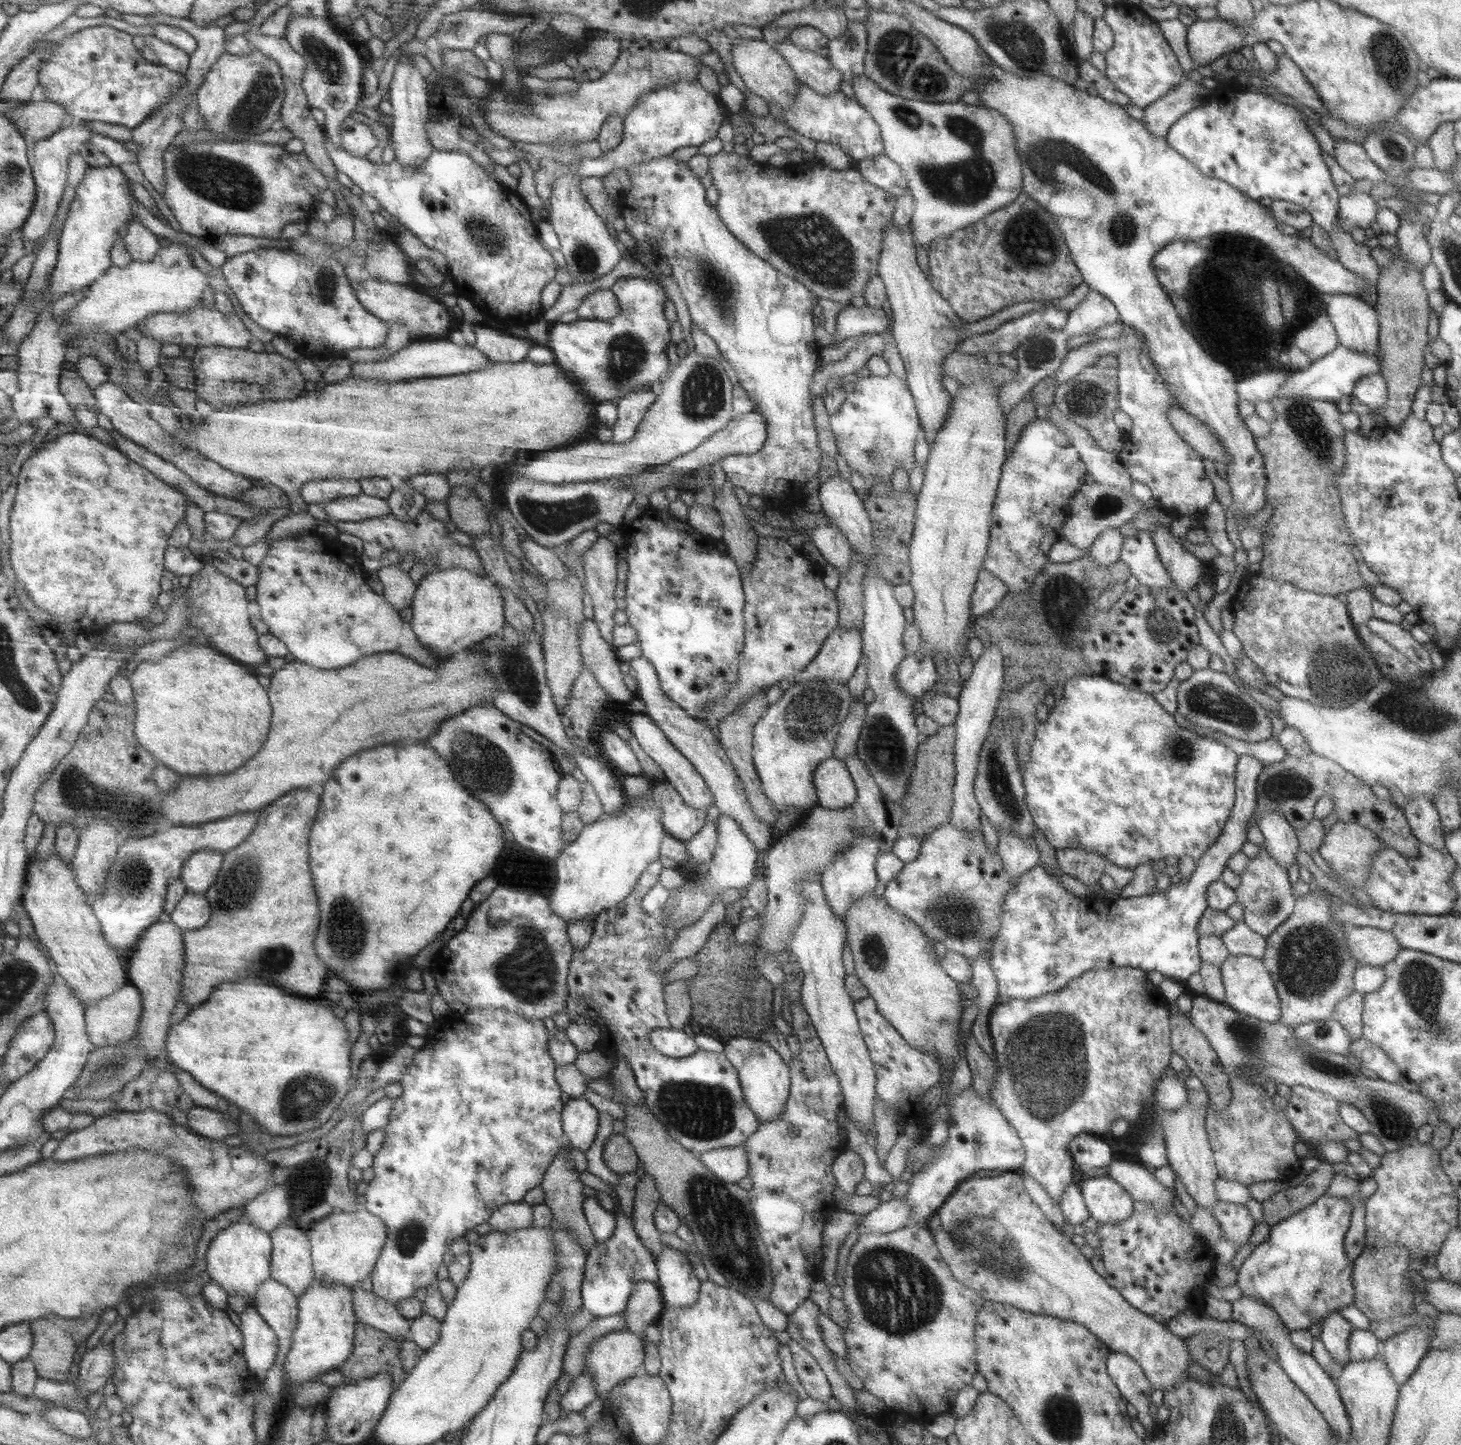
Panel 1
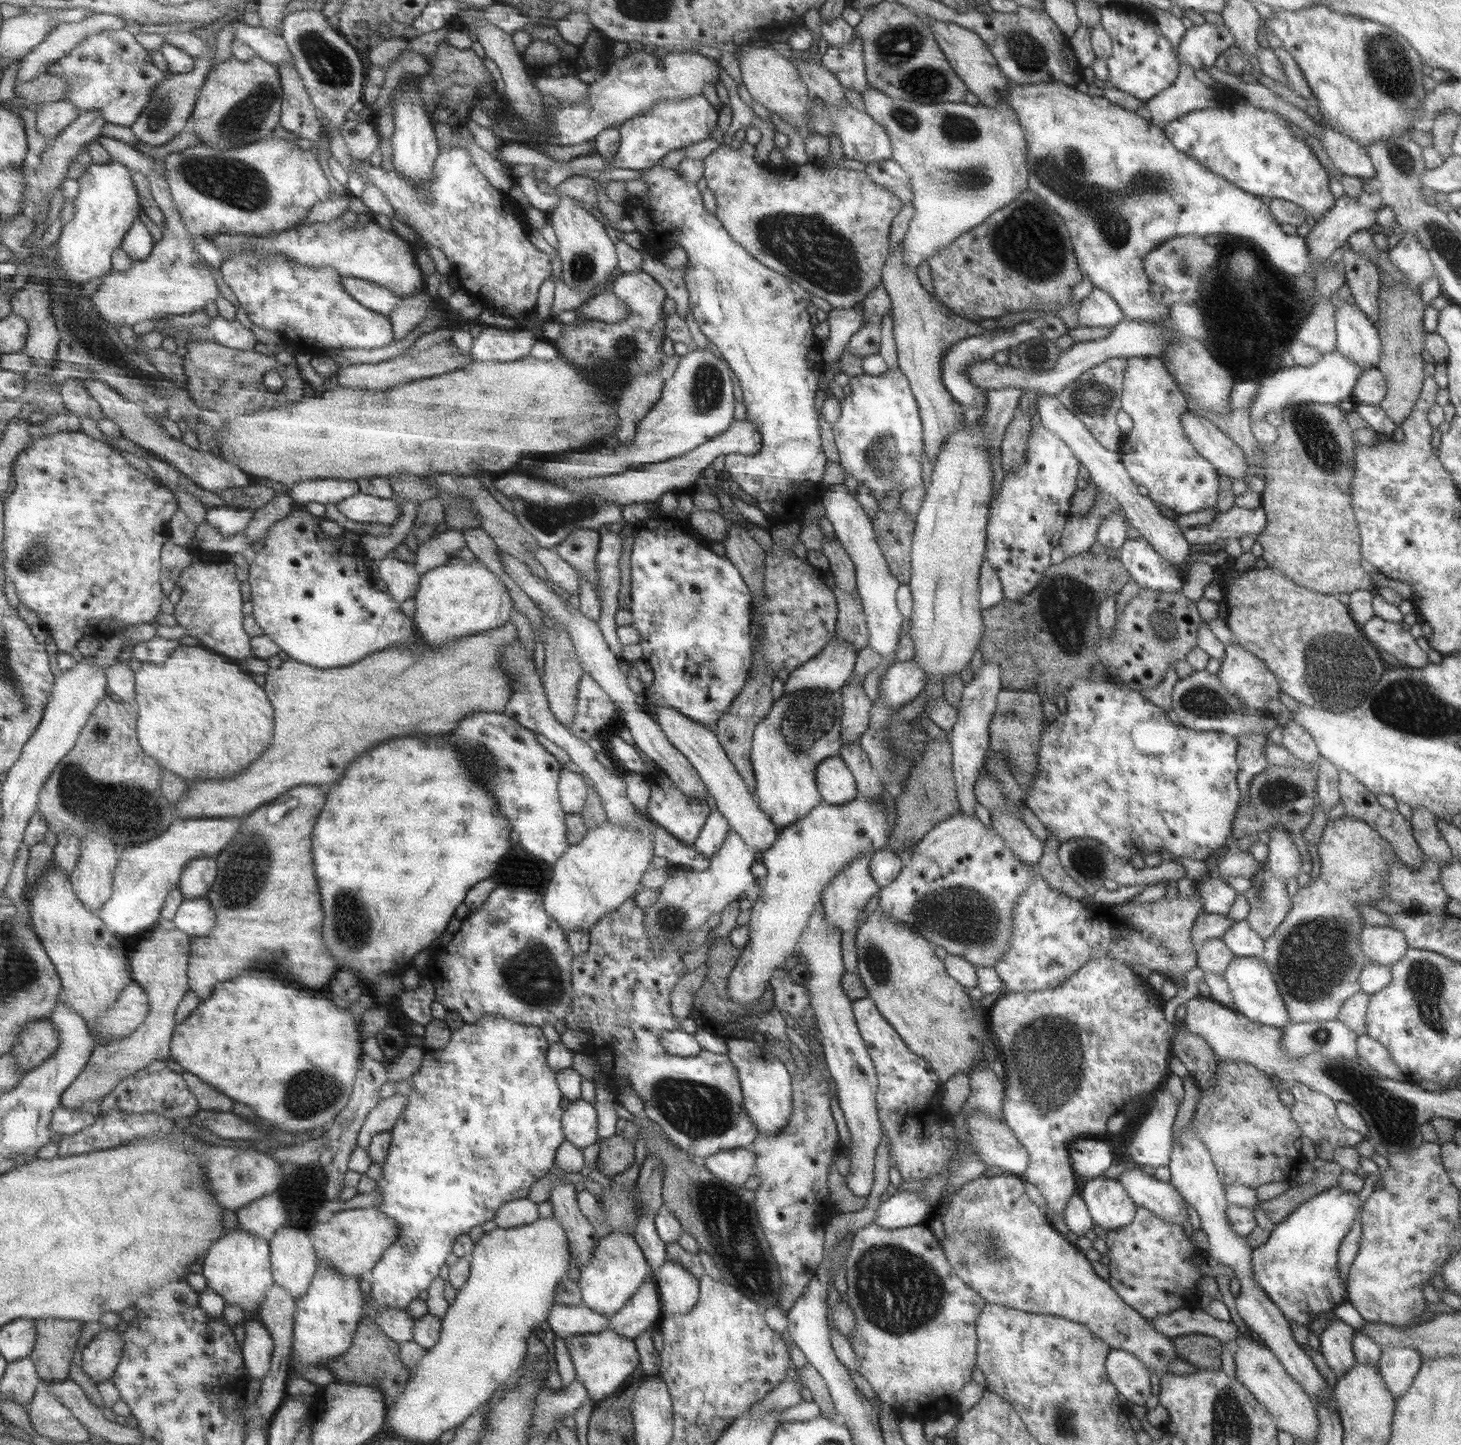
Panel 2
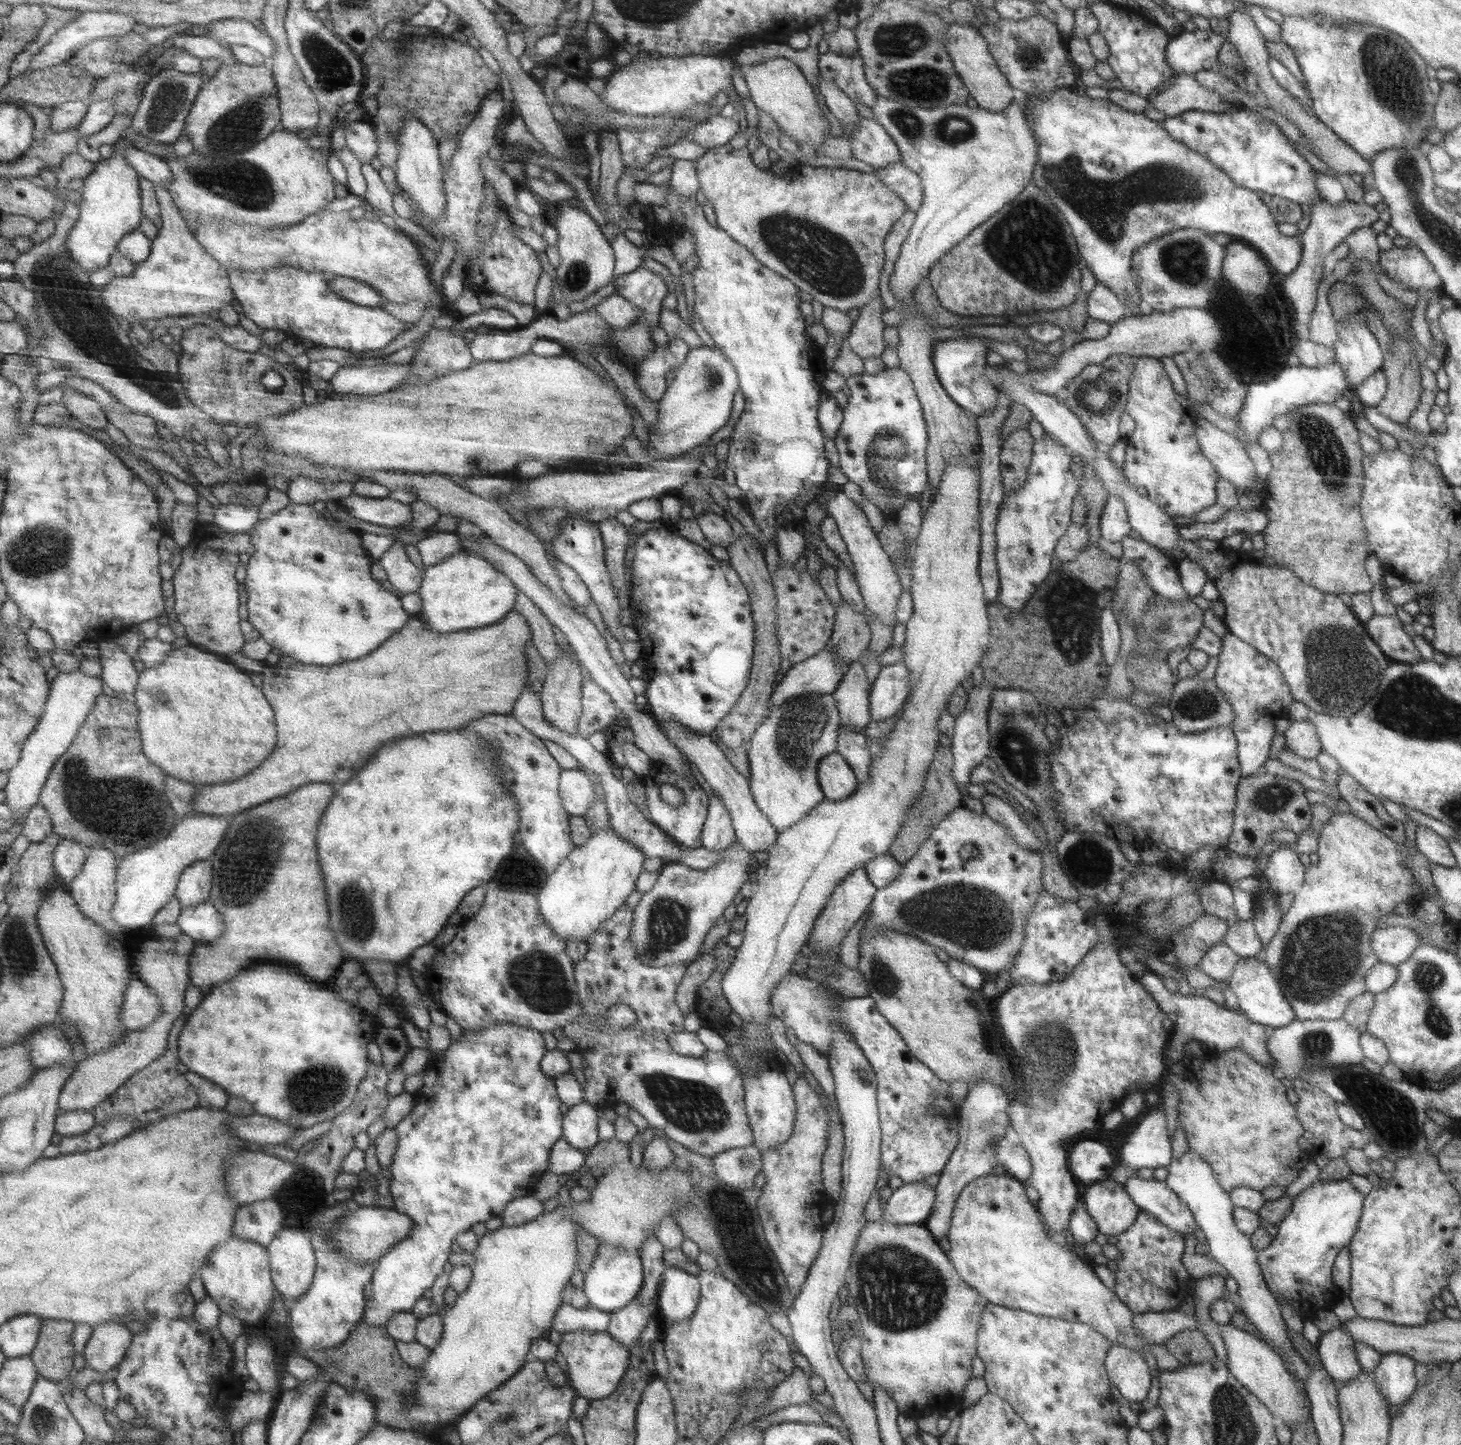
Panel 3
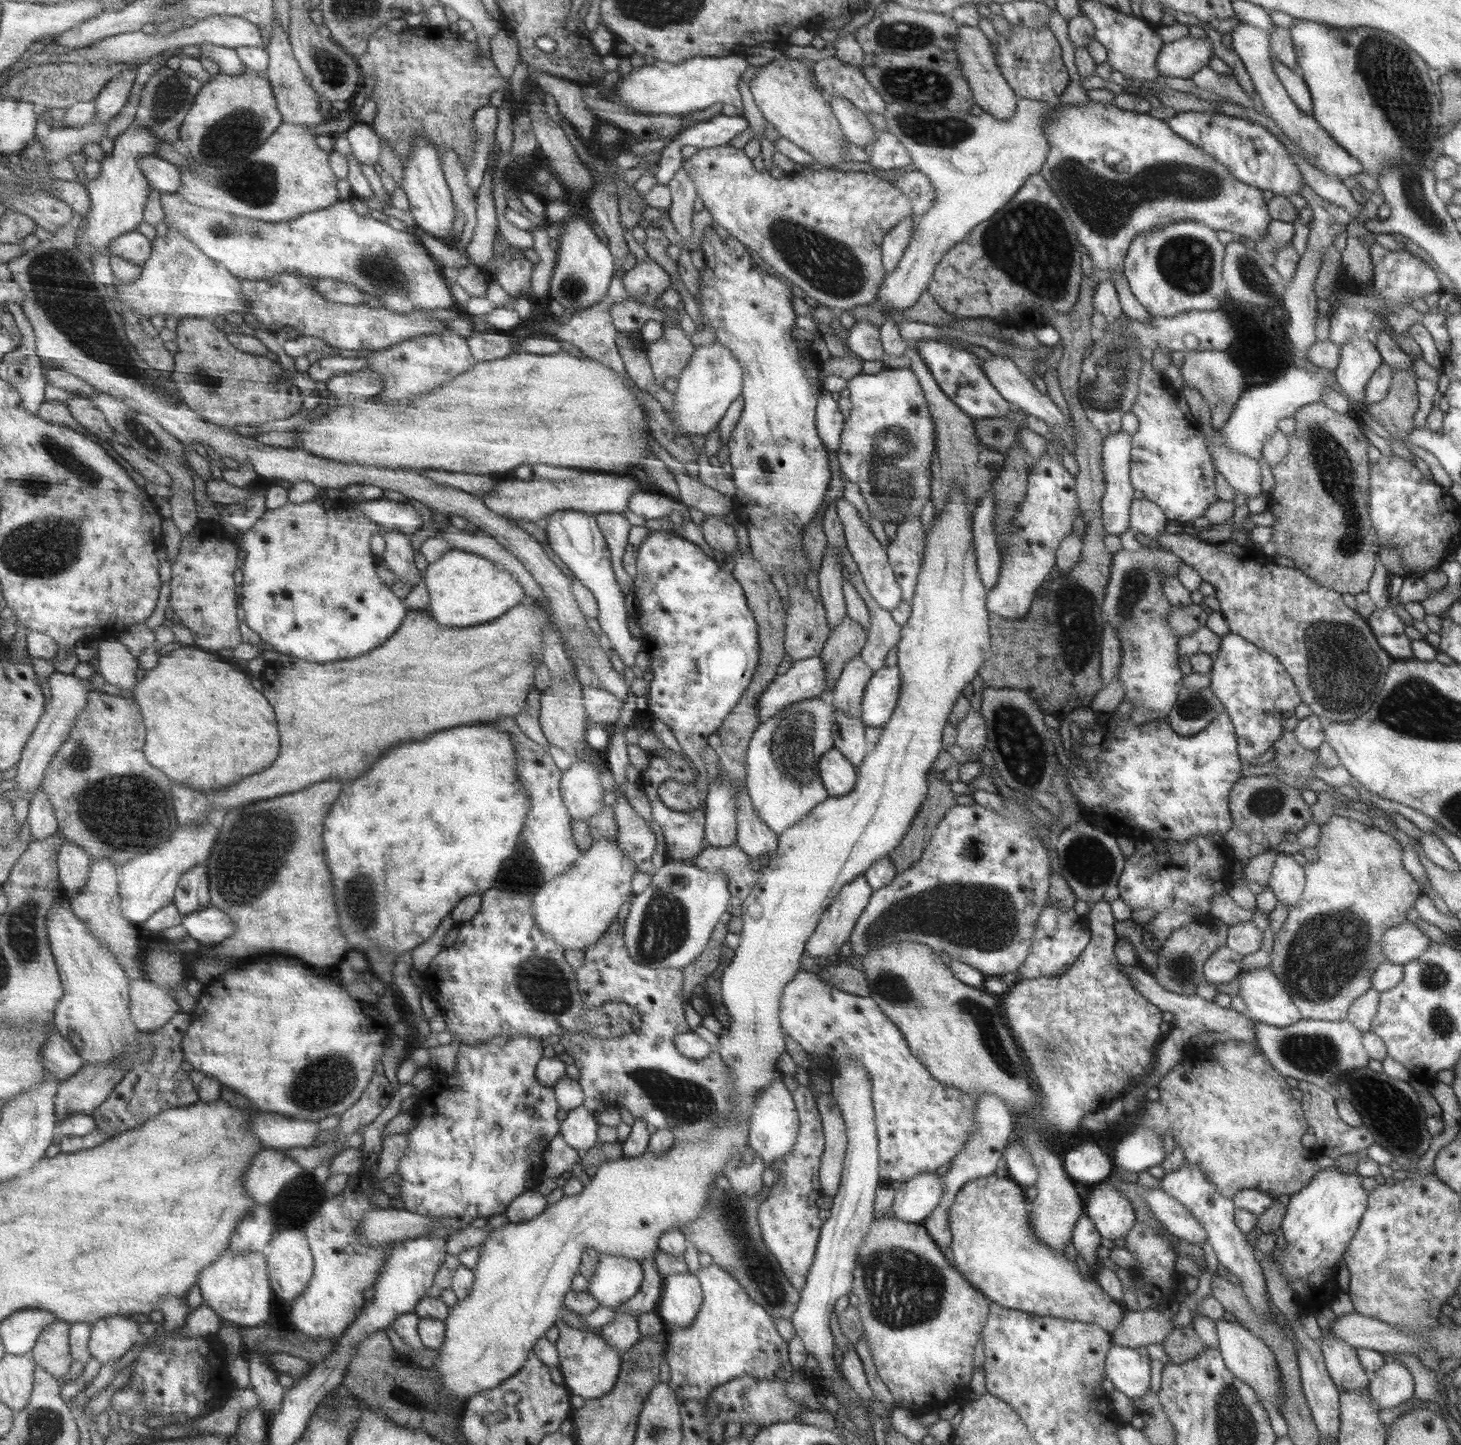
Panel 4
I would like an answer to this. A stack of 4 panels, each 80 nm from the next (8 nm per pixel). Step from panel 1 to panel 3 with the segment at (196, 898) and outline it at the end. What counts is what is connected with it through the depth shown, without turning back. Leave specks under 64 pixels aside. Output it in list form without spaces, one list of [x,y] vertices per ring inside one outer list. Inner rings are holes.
[[[213,902],[184,908],[178,924],[199,942],[216,942],[227,930],[226,915]]]

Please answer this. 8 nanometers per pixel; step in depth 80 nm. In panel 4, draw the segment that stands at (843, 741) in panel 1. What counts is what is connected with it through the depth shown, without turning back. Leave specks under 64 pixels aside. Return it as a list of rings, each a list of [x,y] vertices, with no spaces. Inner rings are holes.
[[[852,657],[852,660],[846,664],[836,687],[834,687],[834,708],[838,708],[838,710],[846,712],[848,716],[854,716],[854,718],[862,721],[860,704],[862,704],[865,688],[872,676],[872,670],[864,664],[862,657]]]

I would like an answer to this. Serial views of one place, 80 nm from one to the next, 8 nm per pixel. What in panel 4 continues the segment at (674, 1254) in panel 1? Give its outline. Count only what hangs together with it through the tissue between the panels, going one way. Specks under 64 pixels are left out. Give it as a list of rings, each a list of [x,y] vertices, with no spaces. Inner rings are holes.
[[[670,1274],[663,1279],[663,1289],[656,1311],[667,1329],[690,1326],[703,1303],[703,1288],[697,1275]]]

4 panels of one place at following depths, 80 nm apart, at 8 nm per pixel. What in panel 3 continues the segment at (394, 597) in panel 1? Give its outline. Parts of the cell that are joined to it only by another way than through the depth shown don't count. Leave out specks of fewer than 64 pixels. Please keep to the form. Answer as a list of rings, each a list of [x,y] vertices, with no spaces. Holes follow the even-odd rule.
[[[394,541],[379,561],[392,586],[398,589],[398,596],[402,597],[411,592],[418,592],[421,588],[424,570],[409,557],[404,542]]]

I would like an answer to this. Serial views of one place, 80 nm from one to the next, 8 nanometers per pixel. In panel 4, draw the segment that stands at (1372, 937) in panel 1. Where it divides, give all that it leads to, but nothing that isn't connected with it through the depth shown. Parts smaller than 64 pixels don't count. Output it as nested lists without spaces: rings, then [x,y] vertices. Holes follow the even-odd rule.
[[[1405,921],[1386,930],[1381,949],[1388,961],[1404,965],[1418,958],[1431,945],[1433,935]]]

